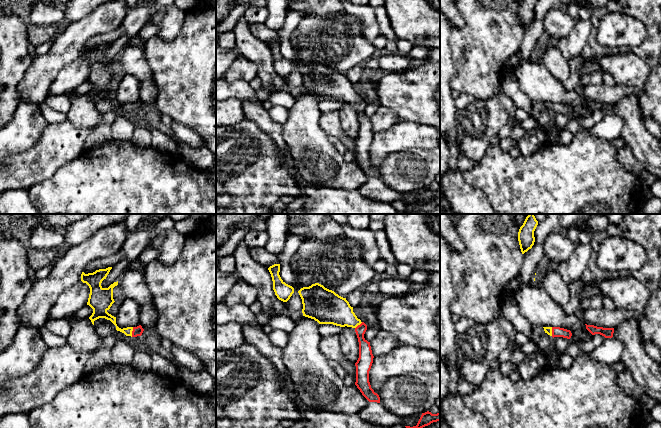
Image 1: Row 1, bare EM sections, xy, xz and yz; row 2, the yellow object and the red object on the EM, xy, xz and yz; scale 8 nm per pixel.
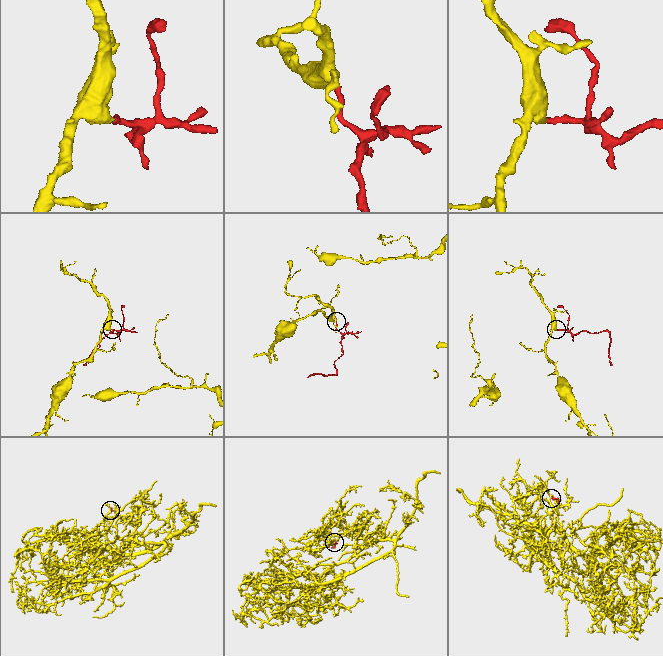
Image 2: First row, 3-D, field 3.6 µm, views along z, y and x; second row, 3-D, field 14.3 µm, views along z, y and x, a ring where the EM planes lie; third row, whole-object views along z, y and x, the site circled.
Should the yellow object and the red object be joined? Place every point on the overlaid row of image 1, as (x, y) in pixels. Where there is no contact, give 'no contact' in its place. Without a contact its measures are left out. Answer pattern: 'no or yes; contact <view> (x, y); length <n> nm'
yes; contact xy (131, 332); length 80 nm

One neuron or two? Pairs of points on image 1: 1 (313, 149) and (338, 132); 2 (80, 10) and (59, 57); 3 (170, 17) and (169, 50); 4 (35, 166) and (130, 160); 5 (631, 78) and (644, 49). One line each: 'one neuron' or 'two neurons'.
1: two neurons
2: two neurons
3: two neurons
4: two neurons
5: two neurons

